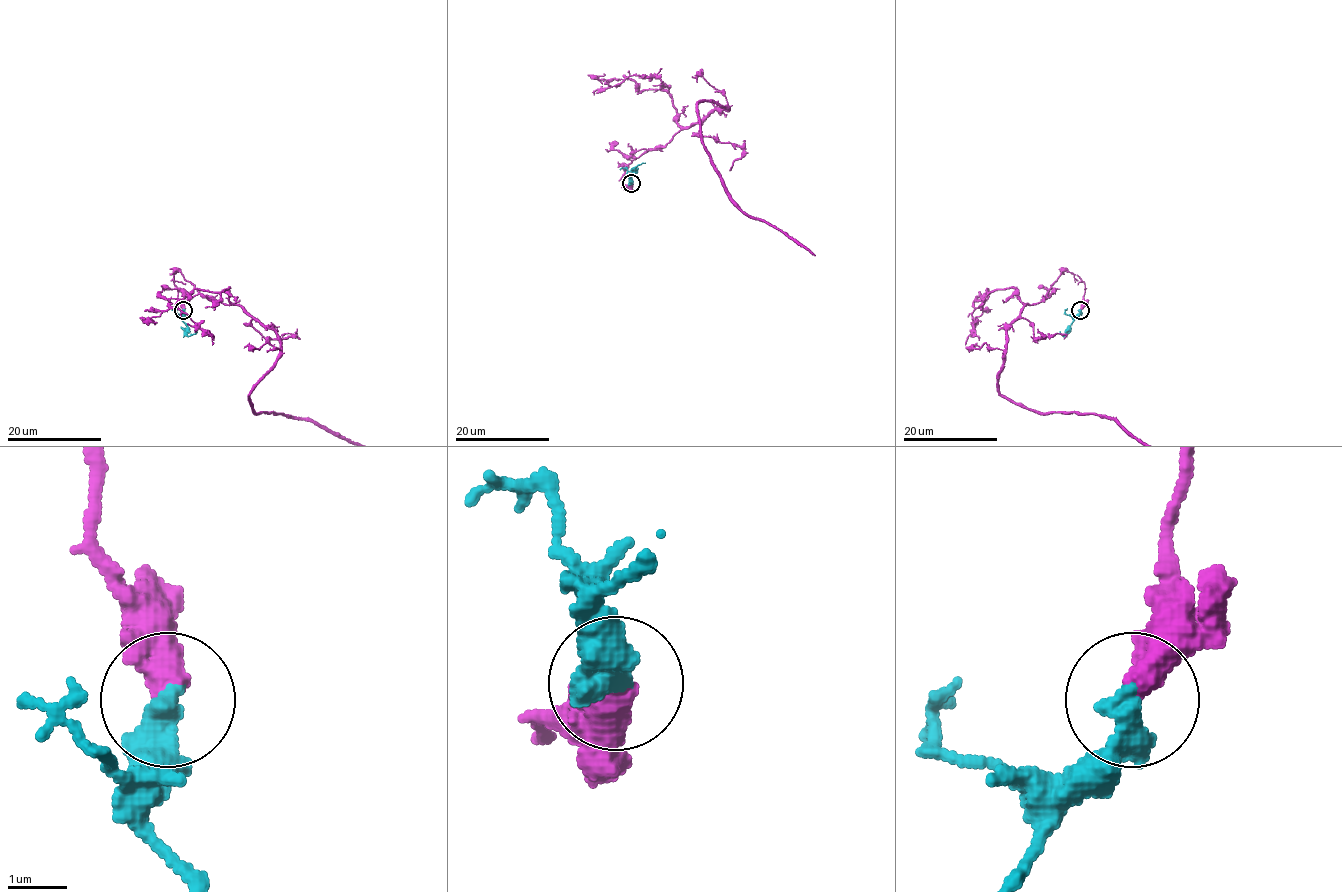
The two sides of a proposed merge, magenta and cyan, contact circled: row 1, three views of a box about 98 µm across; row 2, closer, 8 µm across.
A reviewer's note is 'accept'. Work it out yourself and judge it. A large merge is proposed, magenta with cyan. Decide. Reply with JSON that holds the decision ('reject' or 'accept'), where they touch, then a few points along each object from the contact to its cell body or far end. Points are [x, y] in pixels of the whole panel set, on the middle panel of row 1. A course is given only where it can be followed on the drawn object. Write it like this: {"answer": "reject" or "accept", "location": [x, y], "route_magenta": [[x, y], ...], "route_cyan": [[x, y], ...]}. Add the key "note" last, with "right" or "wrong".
{"answer": "reject", "location": [631, 183], "route_cyan": [[632, 183], [629, 178], [634, 168], [645, 162]], "note": "wrong"}

